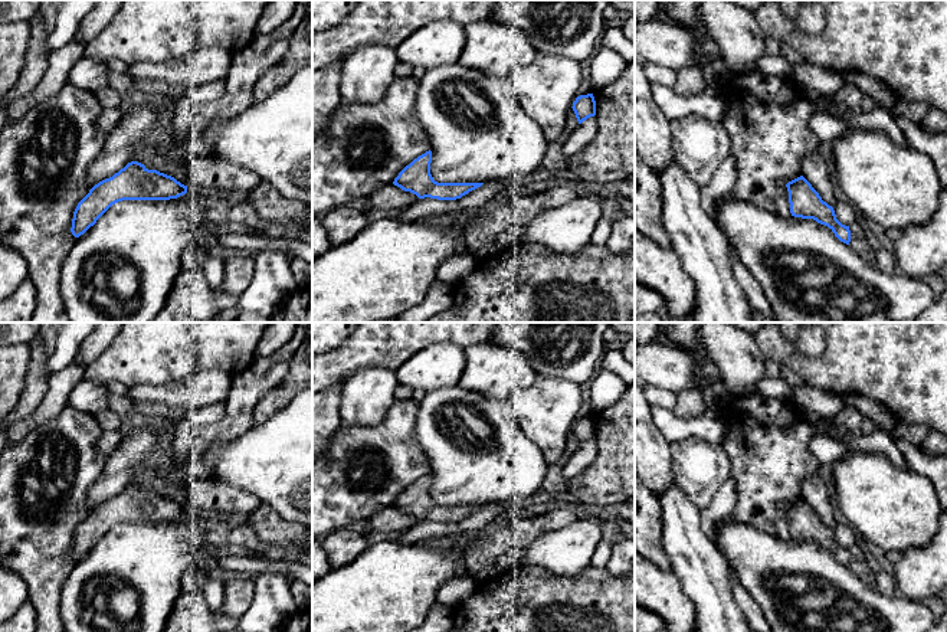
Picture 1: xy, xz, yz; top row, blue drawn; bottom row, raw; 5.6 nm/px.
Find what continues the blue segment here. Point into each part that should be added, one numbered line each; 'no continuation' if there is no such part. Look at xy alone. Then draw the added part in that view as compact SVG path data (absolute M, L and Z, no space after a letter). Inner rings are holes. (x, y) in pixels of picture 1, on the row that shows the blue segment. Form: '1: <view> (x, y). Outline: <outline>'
1: xy (133, 131). Outline: M150 107L134 108L124 114L115 130L108 134L98 157L89 166L88 183L91 189L124 168L134 151L148 144L155 124L157 112Z

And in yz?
1: yz (813, 167). Outline: M815 151L802 160L802 174L819 193L823 202L832 207L836 204L828 166L819 151Z

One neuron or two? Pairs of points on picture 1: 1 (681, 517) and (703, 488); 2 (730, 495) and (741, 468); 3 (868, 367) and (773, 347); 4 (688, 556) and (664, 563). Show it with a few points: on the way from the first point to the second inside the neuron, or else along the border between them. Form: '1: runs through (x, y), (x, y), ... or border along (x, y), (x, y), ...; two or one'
1: border along (674, 481), (701, 511); two
2: border along (731, 475), (736, 484), (736, 504), (726, 516); two
3: runs through (845, 367), (805, 367), (796, 360); one
4: border along (661, 527), (661, 544), (672, 569); two

